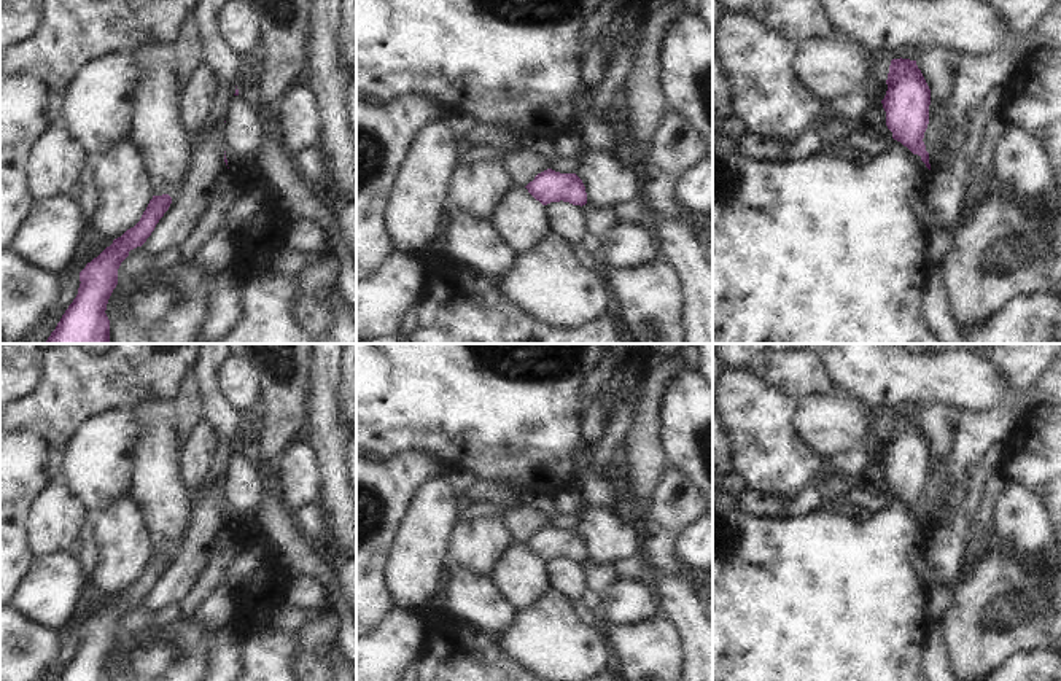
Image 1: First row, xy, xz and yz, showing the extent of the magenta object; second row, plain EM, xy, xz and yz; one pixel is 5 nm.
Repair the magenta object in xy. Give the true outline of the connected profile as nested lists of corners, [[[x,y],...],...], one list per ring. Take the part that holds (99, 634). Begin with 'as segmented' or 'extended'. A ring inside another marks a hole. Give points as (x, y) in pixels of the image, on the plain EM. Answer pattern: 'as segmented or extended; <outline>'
as segmented; [[[169,551],[153,552],[140,578],[86,621],[78,651],[57,681],[110,681],[105,667],[118,641],[118,625],[130,606],[146,598],[170,560]]]

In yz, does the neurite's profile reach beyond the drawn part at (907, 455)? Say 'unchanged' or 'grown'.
unchanged

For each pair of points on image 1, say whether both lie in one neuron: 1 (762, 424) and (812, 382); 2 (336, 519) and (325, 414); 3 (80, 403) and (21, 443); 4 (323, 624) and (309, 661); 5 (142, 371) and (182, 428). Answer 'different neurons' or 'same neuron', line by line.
1: different neurons
2: same neuron
3: different neurons
4: same neuron
5: different neurons

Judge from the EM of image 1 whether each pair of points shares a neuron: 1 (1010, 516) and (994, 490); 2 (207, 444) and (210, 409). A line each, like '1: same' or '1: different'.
1: different
2: different

